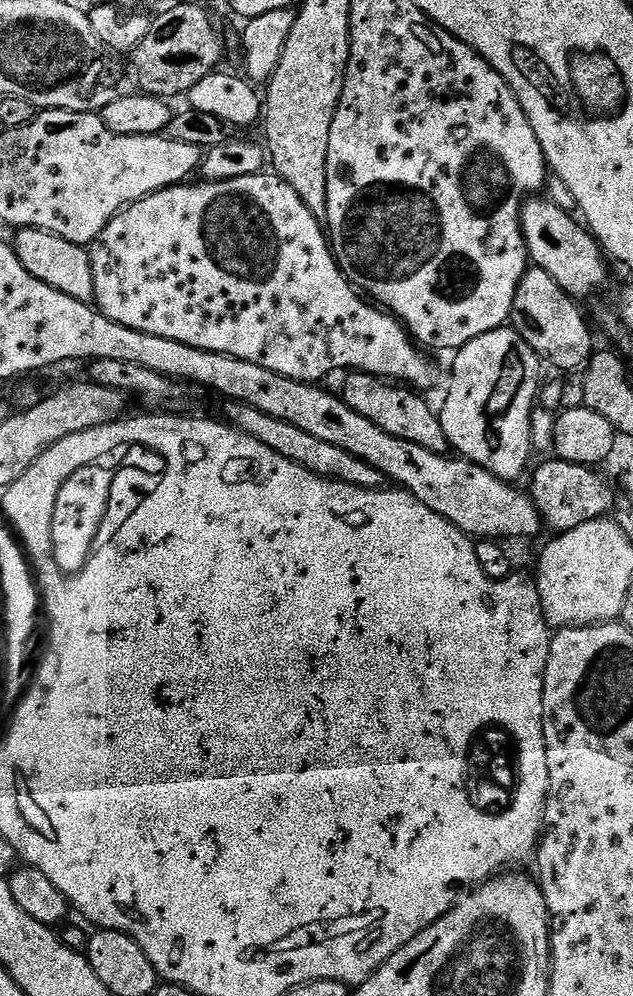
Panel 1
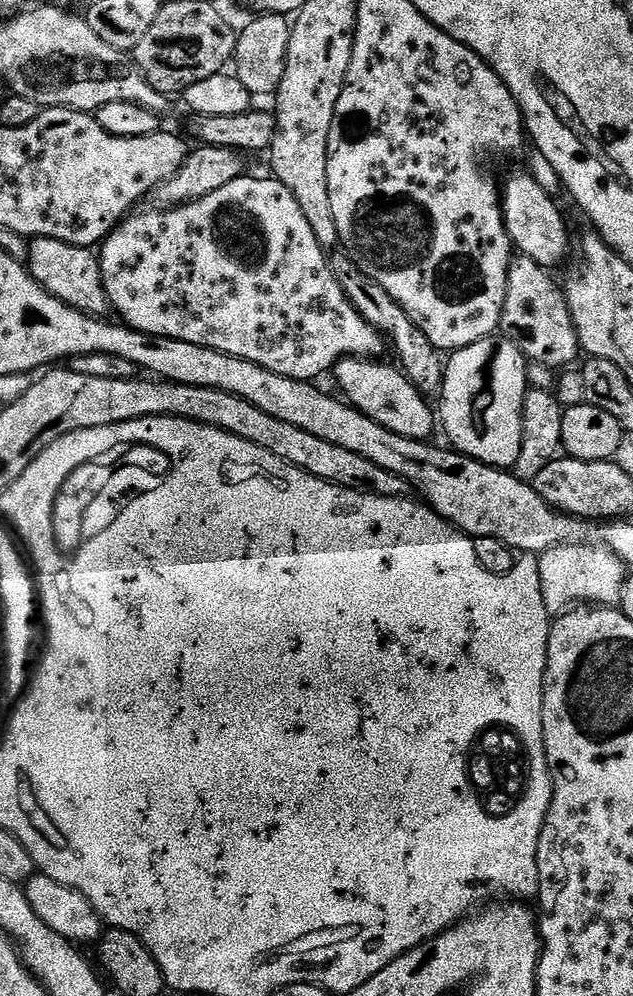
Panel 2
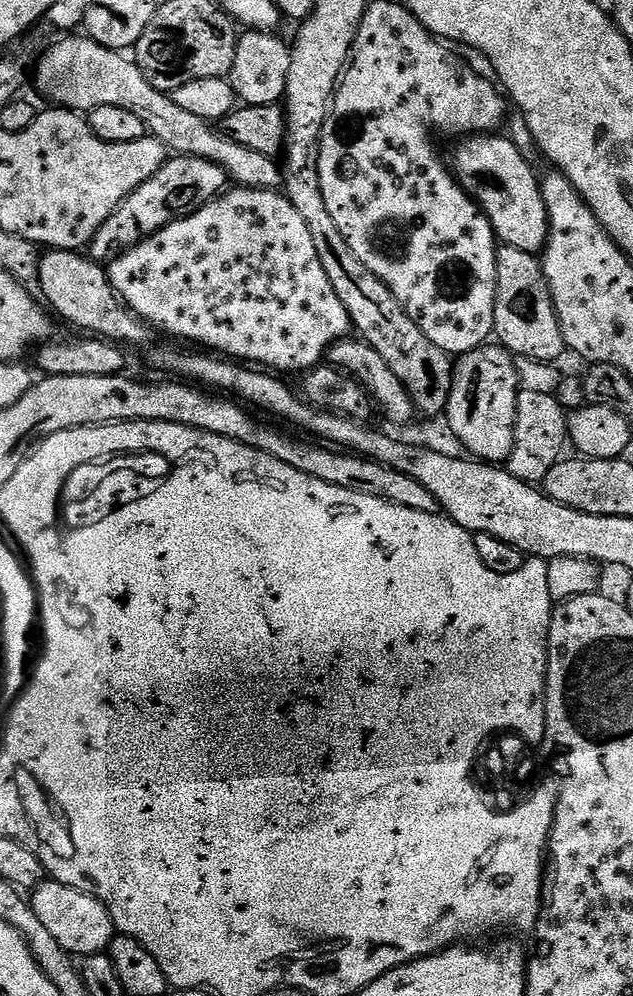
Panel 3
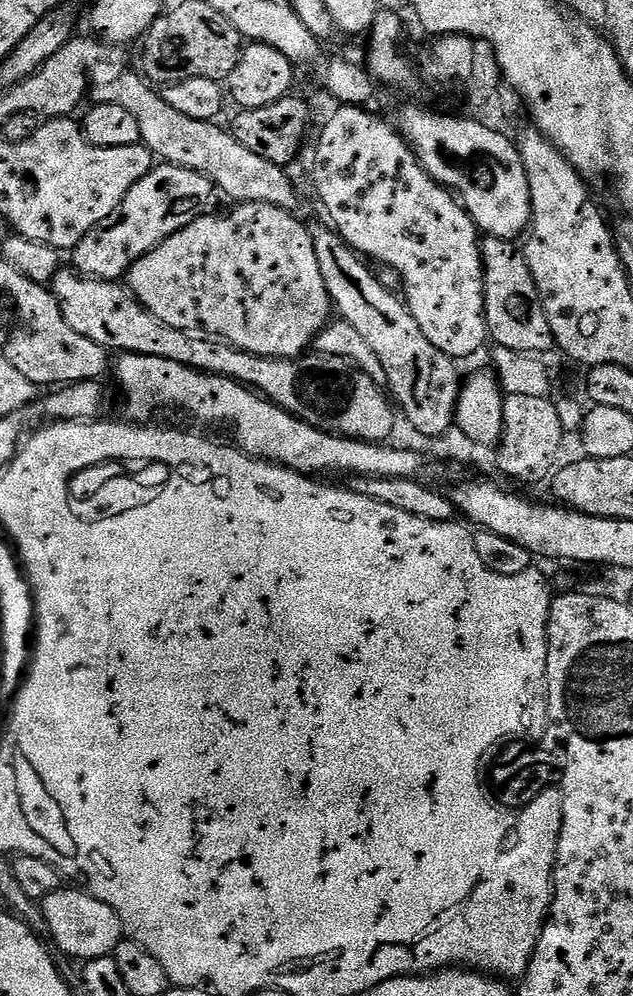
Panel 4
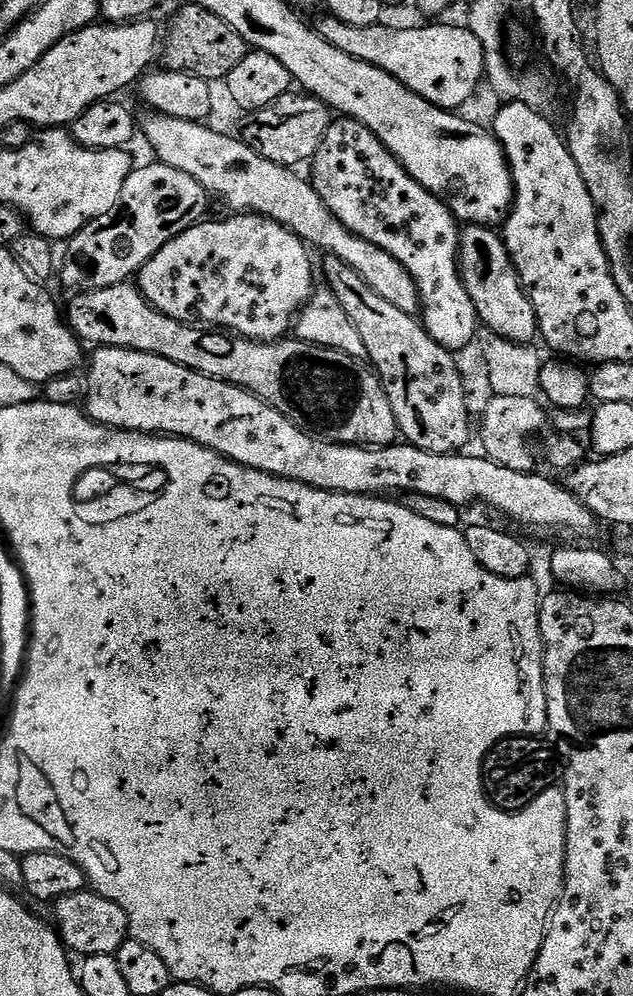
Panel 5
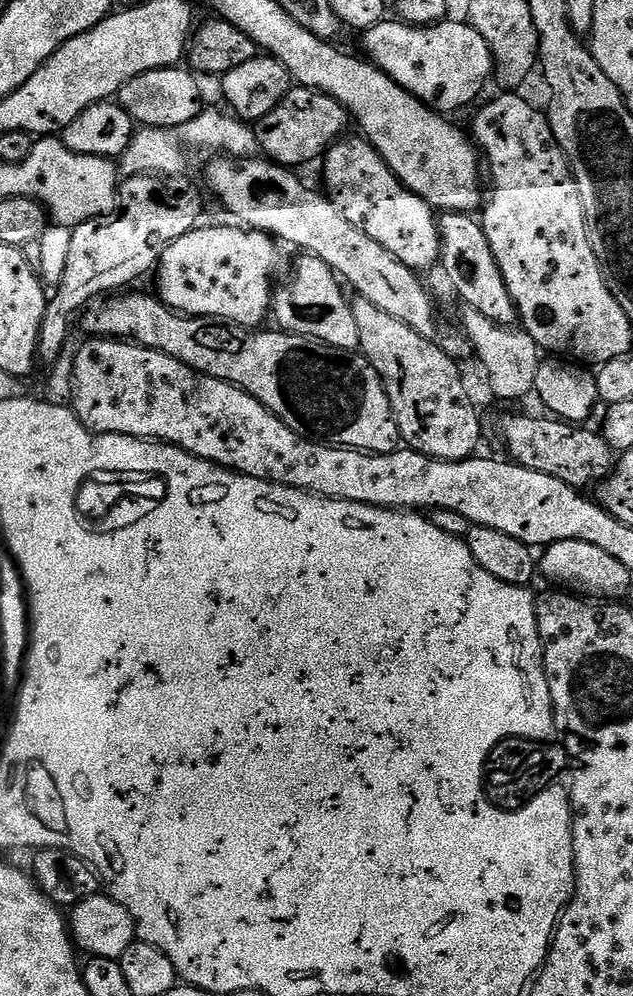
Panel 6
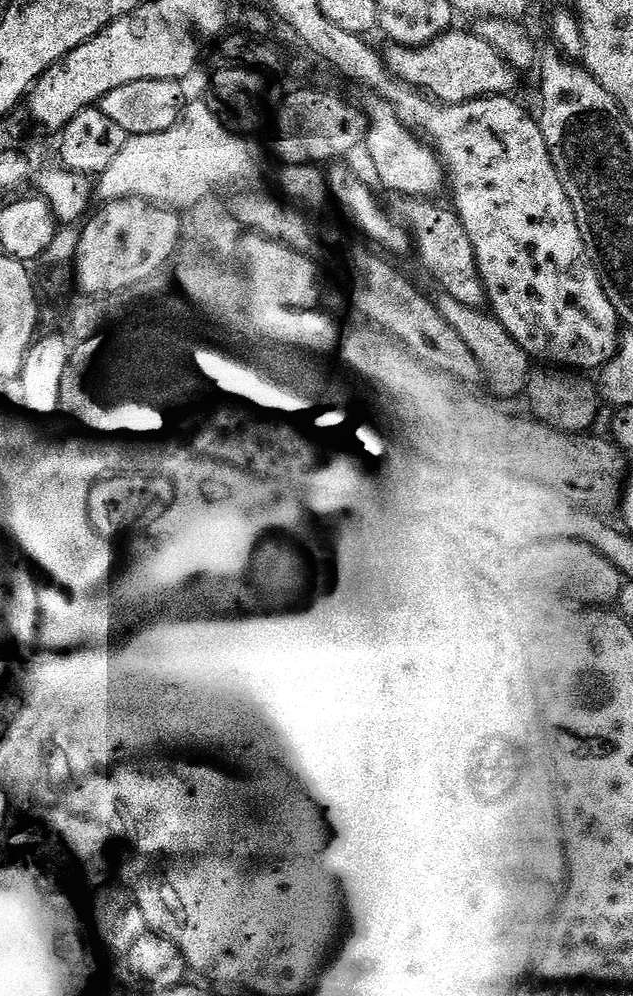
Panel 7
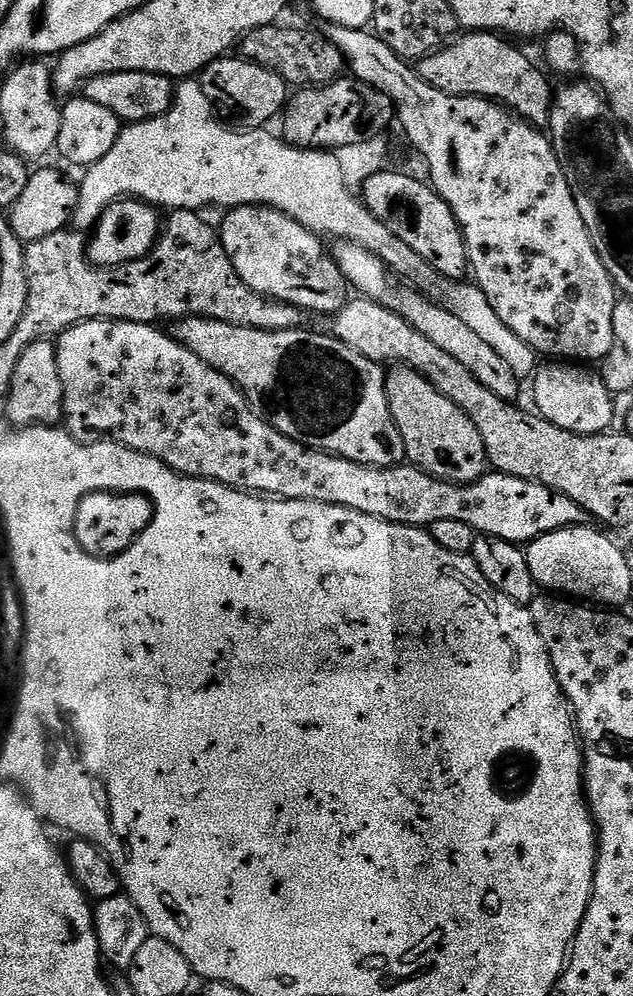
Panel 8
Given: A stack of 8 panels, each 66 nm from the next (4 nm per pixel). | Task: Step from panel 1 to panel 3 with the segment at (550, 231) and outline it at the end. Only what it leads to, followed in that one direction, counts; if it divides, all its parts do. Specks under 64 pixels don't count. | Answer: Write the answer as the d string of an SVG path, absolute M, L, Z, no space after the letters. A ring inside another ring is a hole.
M473 134L467 138L461 139L457 144L460 145L457 146L456 153L452 156L452 164L450 160L450 171L452 175L456 177L456 183L480 205L480 211L487 216L489 222L492 224L492 229L496 232L497 241L499 241L501 245L509 248L517 248L523 252L530 252L533 254L539 253L544 245L548 243L548 207L544 205L544 199L540 193L540 180L538 179L538 175L536 176L535 170L524 161L523 154L520 153L510 141L503 140L500 134Z

